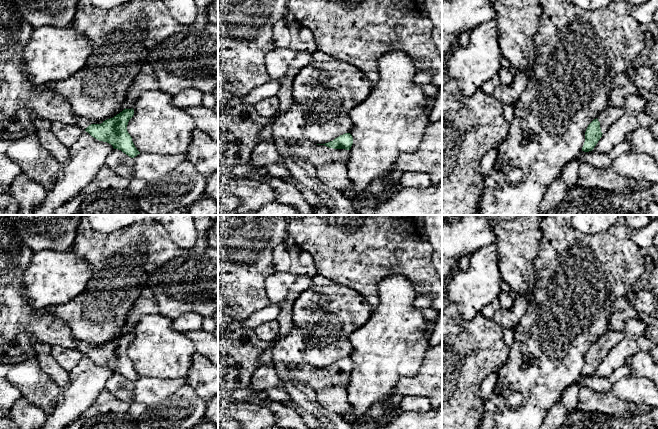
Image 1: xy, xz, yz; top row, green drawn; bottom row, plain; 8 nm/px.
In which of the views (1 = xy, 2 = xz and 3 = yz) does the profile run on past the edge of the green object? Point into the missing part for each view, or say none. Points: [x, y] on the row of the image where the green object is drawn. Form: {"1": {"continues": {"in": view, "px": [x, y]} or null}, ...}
{"1": {"continues": {"in": "xy", "px": [19, 103]}}, "2": {"continues": {"in": "xz", "px": [317, 155]}}, "3": {"continues": {"in": "yz", "px": [612, 113]}}}

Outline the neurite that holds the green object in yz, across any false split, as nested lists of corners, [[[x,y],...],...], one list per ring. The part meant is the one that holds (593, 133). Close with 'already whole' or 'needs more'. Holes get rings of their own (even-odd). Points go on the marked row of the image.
[[[609,105],[600,113],[586,129],[582,151],[592,151],[602,137],[602,134],[623,115],[624,111],[624,107]]]; needs more

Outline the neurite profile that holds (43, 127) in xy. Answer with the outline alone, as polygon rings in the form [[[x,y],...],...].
[[[34,117],[33,126],[43,148],[60,163],[66,163],[70,156],[69,147],[63,145],[53,134],[51,121]]]

